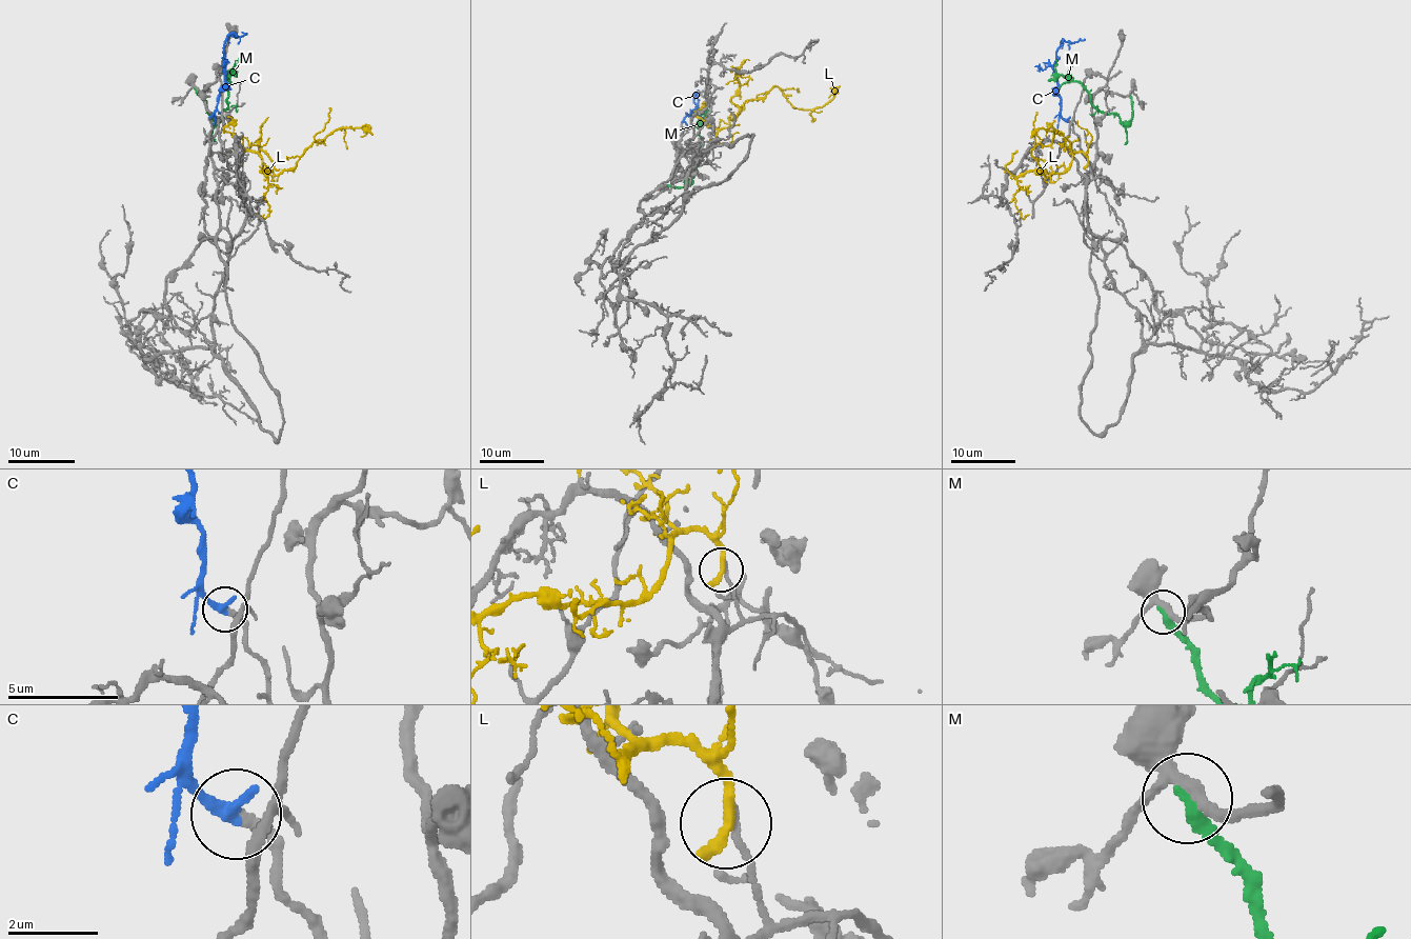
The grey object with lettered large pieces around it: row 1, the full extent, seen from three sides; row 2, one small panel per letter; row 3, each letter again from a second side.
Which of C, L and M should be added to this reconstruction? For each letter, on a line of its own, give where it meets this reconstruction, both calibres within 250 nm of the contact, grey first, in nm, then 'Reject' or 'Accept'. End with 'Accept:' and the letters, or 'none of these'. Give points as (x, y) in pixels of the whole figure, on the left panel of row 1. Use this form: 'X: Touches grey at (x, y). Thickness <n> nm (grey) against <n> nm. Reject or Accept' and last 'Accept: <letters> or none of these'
C: Touches grey at (209, 117). Thickness 200 nm (grey) against 300 nm. Accept
L: Touches grey at (241, 161). Thickness 140 nm (grey) against 320 nm. Reject
M: Touches grey at (196, 90). Thickness 200 nm (grey) against 280 nm. Reject
Accept: C

